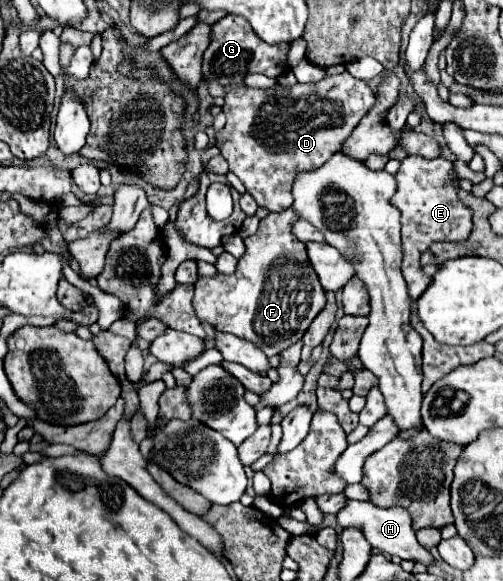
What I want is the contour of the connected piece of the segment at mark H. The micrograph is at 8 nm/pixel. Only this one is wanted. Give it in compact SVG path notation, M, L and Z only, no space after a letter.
M349 499L347 505L339 511L337 523L341 527L355 525L365 535L369 545L379 549L385 555L397 555L401 559L411 559L411 561L423 563L423 565L429 565L433 561L433 555L417 543L415 531L411 529L411 517L409 517L409 513L403 507L383 509L373 505L371 501L353 501L353 499Z

